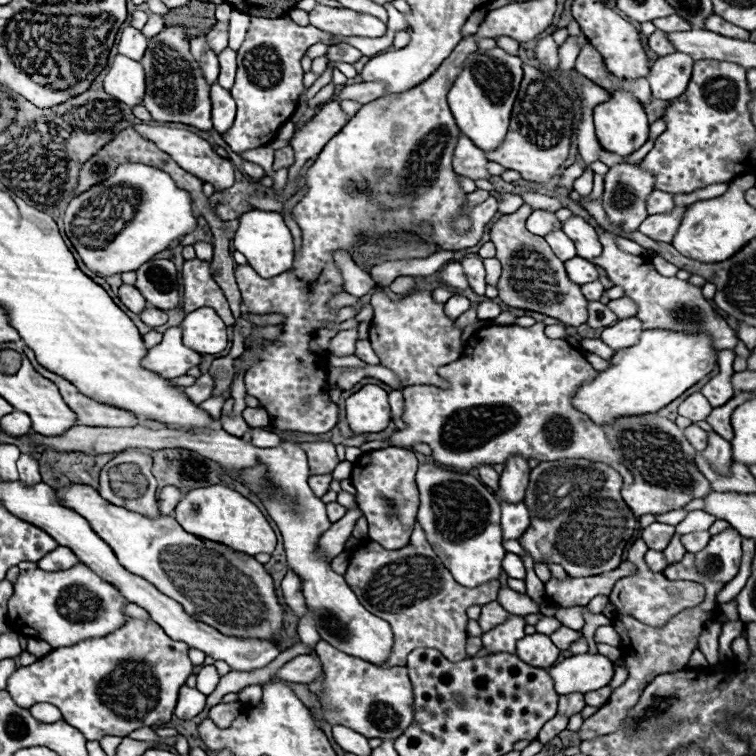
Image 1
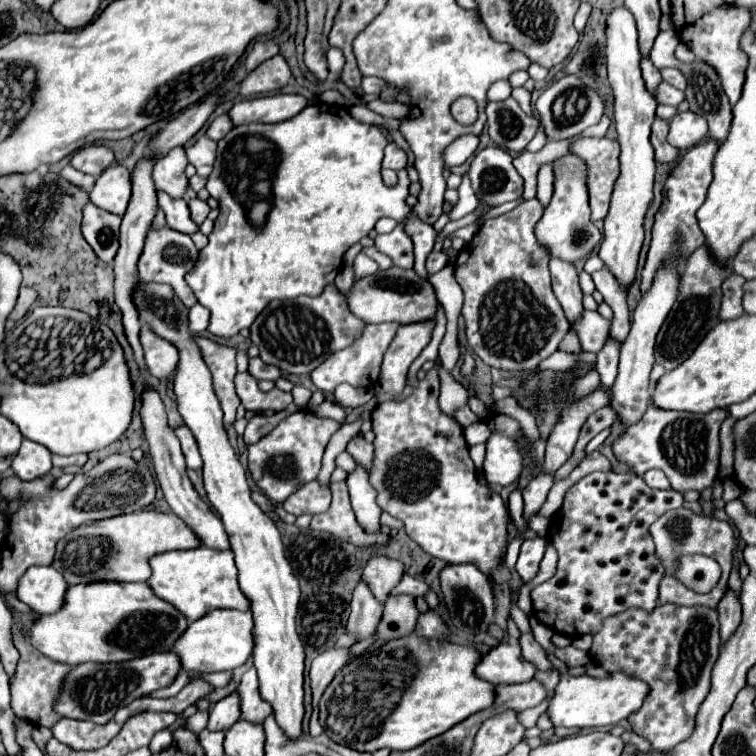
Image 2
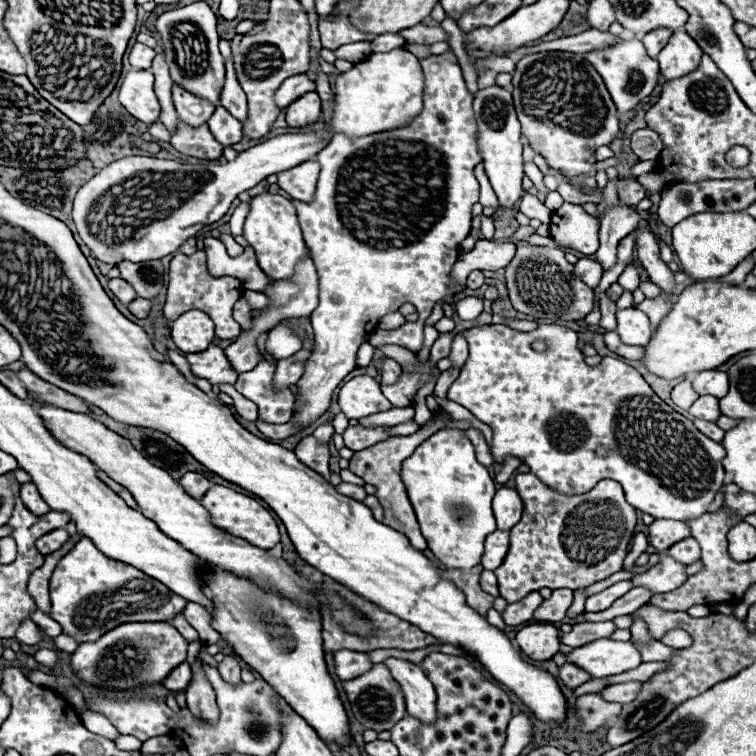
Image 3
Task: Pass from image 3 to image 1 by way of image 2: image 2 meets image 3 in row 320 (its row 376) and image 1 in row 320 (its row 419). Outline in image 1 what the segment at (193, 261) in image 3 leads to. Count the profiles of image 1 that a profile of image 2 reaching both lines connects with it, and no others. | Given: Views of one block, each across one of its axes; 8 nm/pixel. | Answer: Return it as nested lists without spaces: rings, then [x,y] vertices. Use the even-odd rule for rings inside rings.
[[[186,260],[182,266],[182,278],[184,278],[184,312],[192,312],[200,306],[212,306],[220,318],[224,318],[226,326],[234,326],[234,316],[230,312],[230,306],[220,290],[220,286],[214,282],[210,274],[210,262],[204,260]]]

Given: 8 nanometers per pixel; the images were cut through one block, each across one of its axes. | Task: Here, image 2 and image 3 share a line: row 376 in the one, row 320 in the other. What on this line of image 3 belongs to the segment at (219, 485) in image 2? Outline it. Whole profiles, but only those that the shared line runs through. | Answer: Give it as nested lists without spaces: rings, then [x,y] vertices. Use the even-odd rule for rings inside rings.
[[[188,310],[172,322],[172,340],[176,346],[190,352],[204,352],[214,342],[214,322],[202,310]]]

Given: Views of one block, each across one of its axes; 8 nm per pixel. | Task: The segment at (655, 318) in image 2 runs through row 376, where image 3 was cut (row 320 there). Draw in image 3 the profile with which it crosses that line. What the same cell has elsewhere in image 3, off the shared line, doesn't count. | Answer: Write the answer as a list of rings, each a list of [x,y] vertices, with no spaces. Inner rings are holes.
[[[634,306],[618,310],[616,322],[618,322],[616,334],[620,336],[624,344],[644,346],[644,342],[648,342],[652,336],[652,326],[650,326],[648,316]]]

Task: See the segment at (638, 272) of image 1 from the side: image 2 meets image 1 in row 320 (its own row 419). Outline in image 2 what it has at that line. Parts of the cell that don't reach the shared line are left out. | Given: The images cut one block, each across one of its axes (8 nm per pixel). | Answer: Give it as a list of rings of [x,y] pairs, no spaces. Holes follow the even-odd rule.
[[[648,406],[640,424],[634,424],[622,432],[614,442],[614,454],[620,462],[628,464],[638,476],[658,468],[664,470],[672,488],[676,492],[696,490],[702,492],[710,488],[720,462],[720,442],[718,432],[726,420],[726,410],[714,410],[708,414],[690,414],[690,412],[668,412],[656,406]]]

